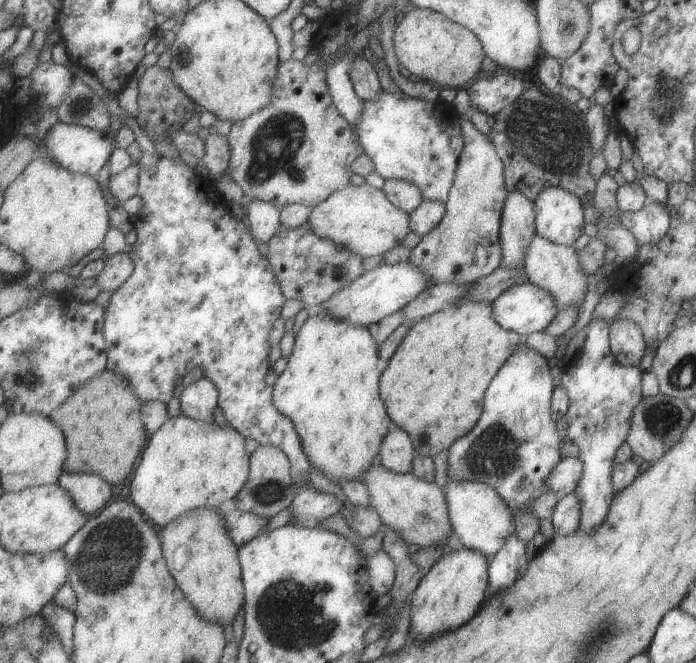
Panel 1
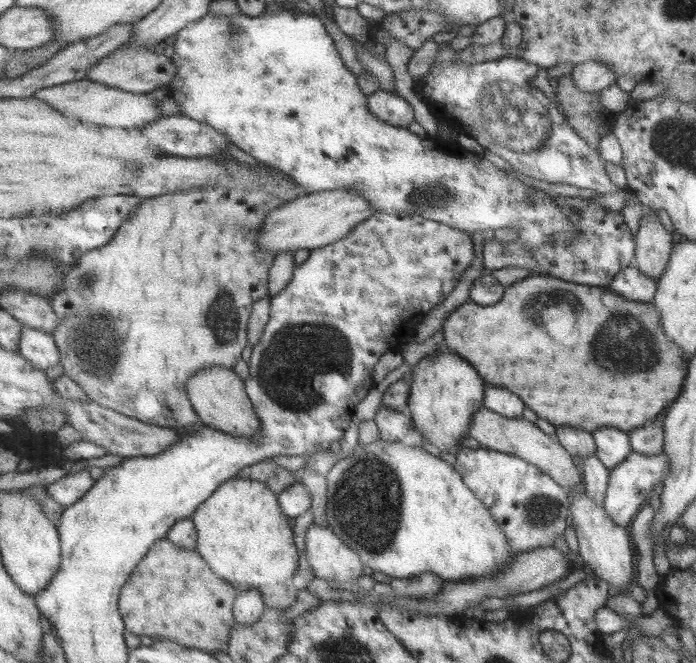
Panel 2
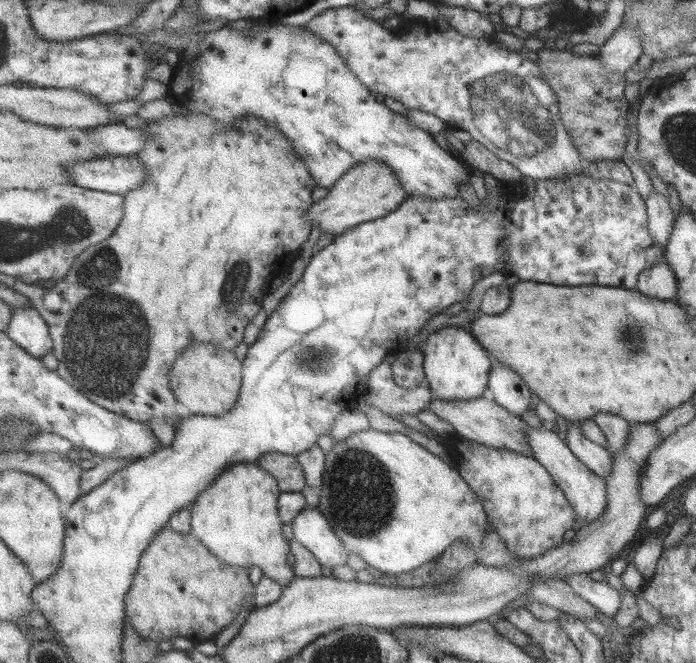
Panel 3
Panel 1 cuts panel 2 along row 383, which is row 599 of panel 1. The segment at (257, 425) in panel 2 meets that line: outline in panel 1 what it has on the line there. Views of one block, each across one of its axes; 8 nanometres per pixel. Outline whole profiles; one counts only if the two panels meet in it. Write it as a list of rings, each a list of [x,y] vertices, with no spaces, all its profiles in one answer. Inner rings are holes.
[[[197,508],[185,516],[173,520],[163,529],[164,554],[171,574],[195,605],[199,616],[213,624],[233,624],[244,611],[246,588],[239,558],[239,547],[235,546],[227,526],[223,510]]]

